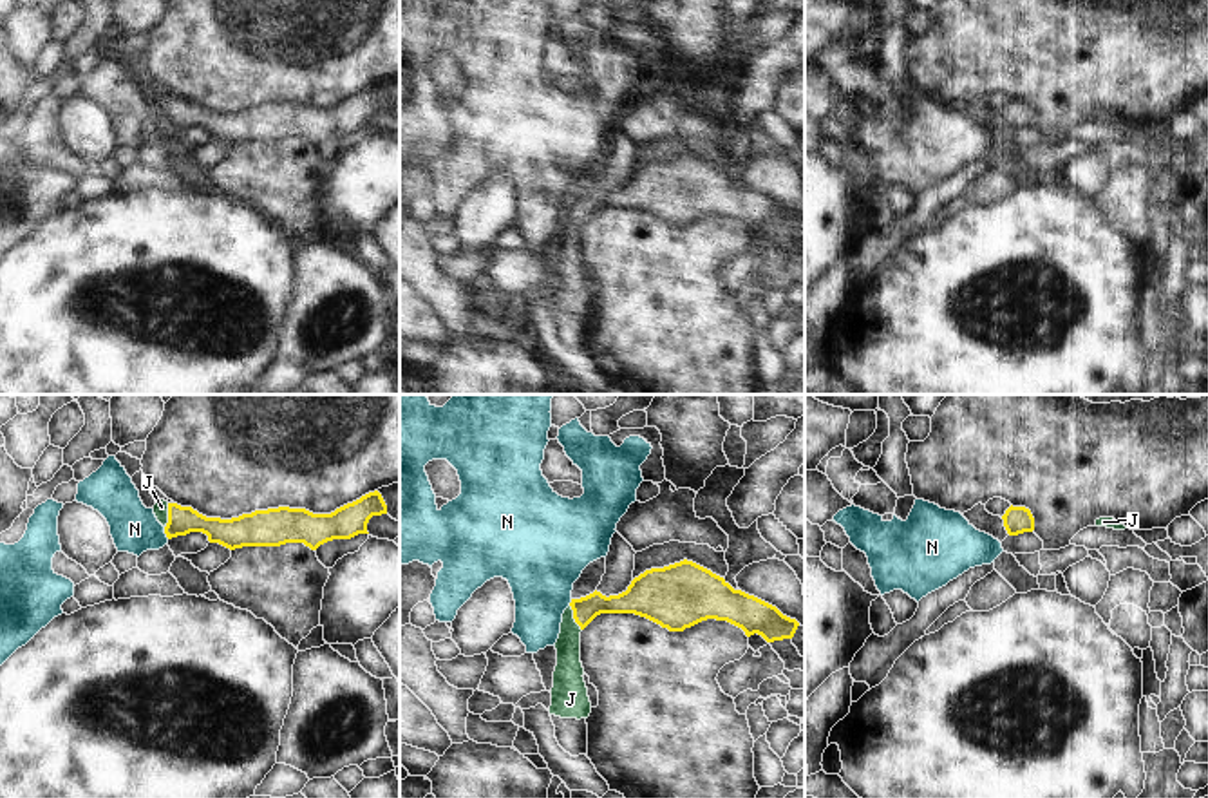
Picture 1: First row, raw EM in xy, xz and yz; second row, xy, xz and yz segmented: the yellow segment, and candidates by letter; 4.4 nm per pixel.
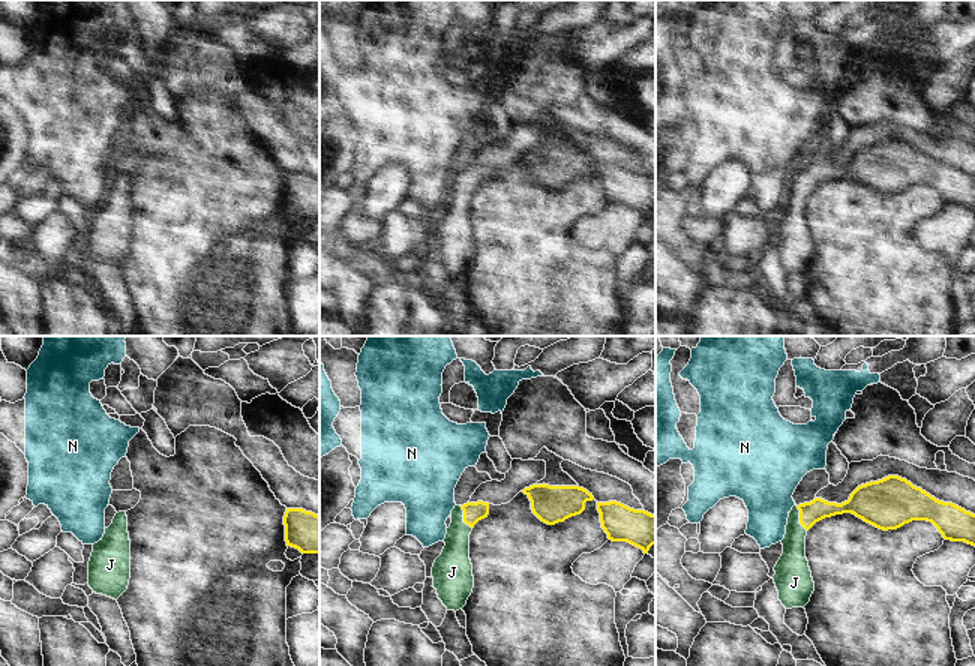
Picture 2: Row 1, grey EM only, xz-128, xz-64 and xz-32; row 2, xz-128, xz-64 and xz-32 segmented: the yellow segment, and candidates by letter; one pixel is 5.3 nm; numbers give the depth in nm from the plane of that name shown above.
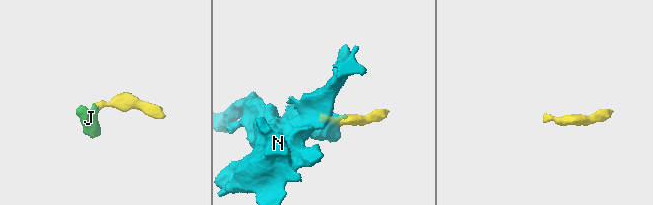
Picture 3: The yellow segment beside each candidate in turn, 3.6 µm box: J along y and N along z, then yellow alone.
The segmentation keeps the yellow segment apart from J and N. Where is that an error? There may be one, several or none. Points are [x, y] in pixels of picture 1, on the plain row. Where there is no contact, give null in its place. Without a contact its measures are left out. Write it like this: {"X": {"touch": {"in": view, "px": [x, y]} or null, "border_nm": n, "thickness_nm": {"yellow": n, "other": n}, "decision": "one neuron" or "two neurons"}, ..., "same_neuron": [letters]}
{"J": {"touch": {"in": "xz", "px": [574, 212]}, "border_nm": 130, "thickness_nm": {"yellow": 110, "other": 130}, "decision": "one neuron"}, "N": {"touch": {"in": "xy", "px": [165, 127]}, "border_nm": 60, "thickness_nm": {"yellow": 130, "other": 220}, "decision": "two neurons"}, "same_neuron": ["J"]}

